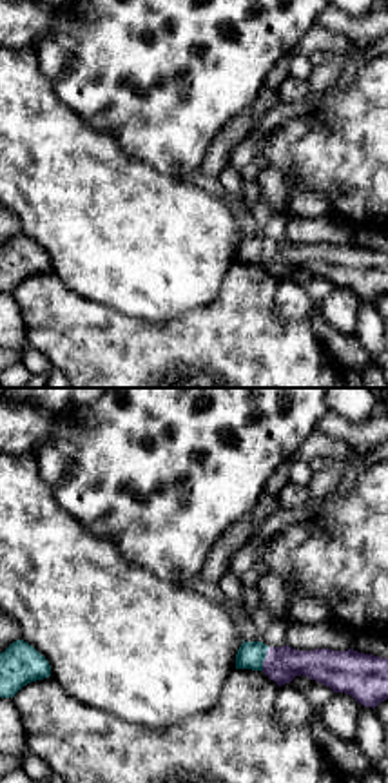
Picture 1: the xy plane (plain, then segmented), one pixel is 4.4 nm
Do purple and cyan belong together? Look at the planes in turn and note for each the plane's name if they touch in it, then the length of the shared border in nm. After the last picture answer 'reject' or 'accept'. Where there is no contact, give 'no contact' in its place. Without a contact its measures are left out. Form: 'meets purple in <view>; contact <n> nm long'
meets purple in xy; contact 110 nm long

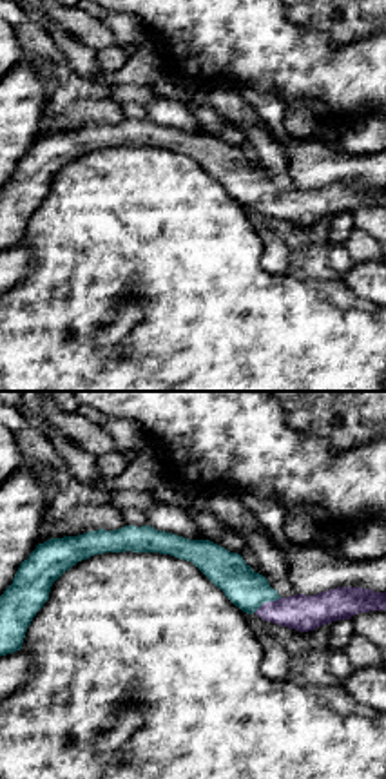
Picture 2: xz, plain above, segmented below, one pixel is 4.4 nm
meets purple in xz; contact 140 nm long

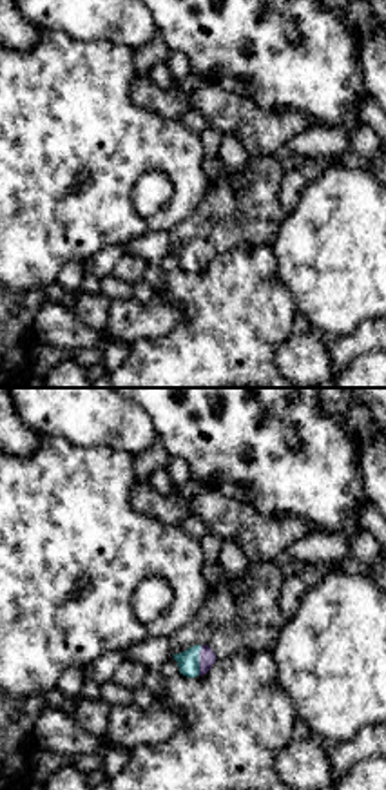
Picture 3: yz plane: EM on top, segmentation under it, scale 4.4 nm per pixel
meets purple in yz; contact 130 nm long

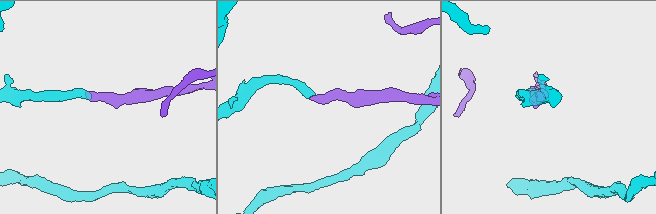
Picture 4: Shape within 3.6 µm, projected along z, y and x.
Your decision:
accept

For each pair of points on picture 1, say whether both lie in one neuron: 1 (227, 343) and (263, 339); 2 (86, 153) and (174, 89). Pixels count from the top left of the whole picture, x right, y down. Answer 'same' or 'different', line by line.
1: same
2: different

